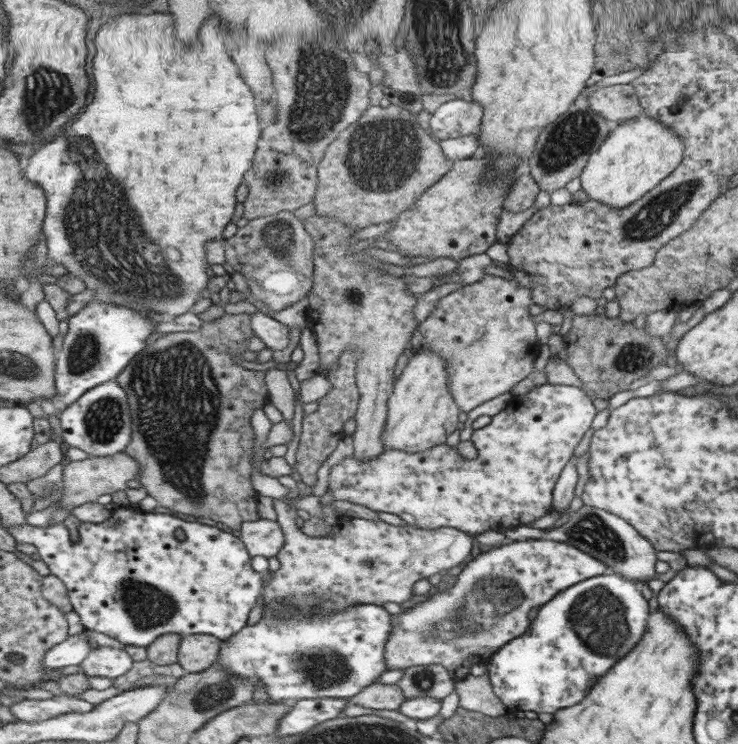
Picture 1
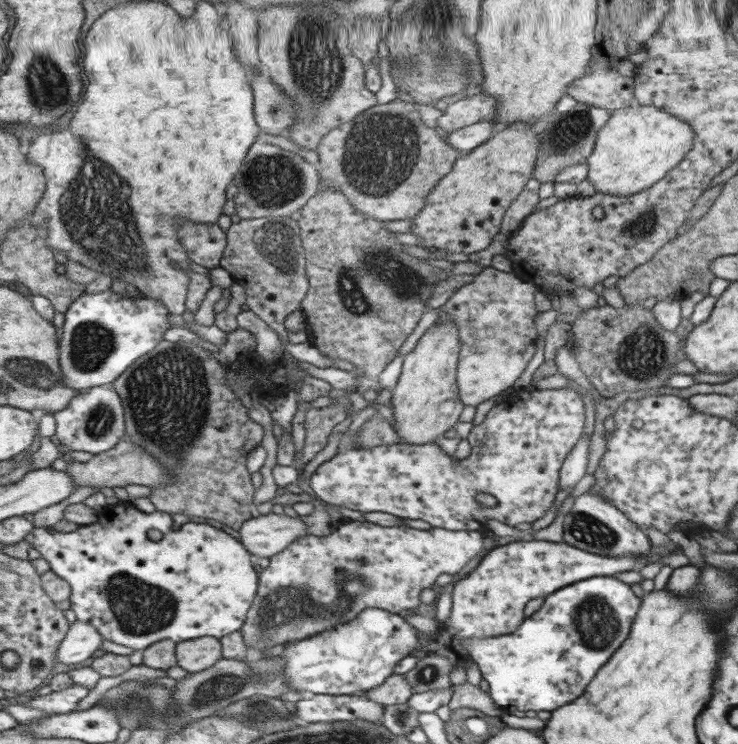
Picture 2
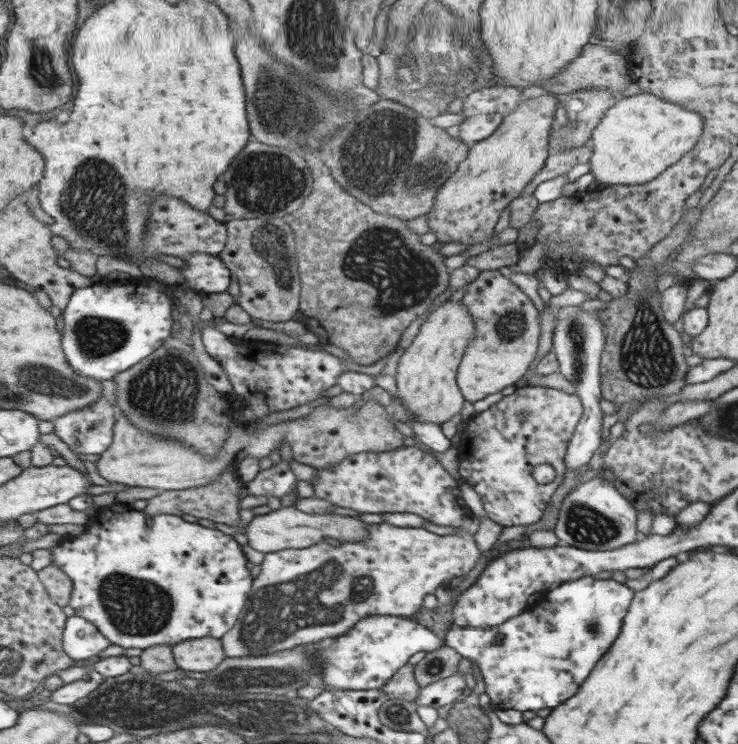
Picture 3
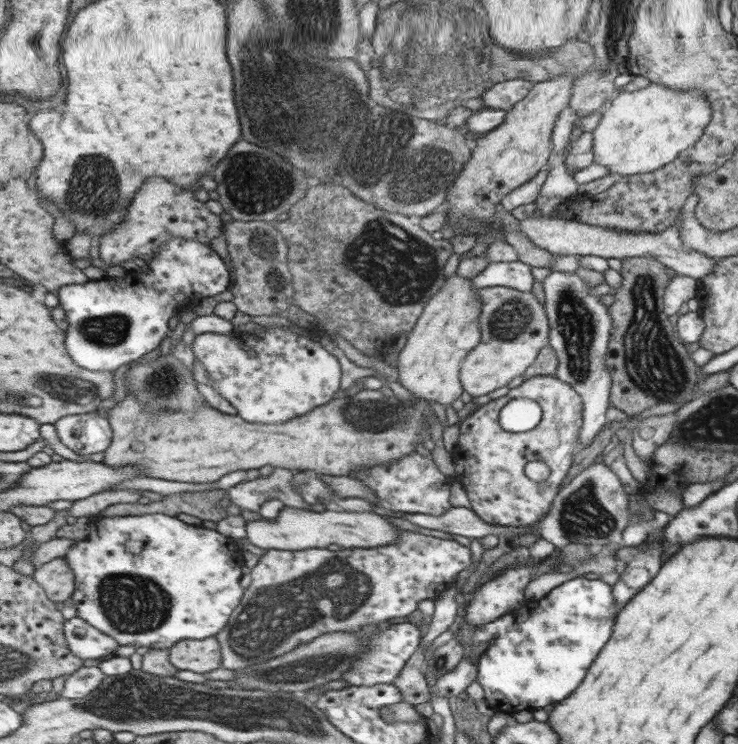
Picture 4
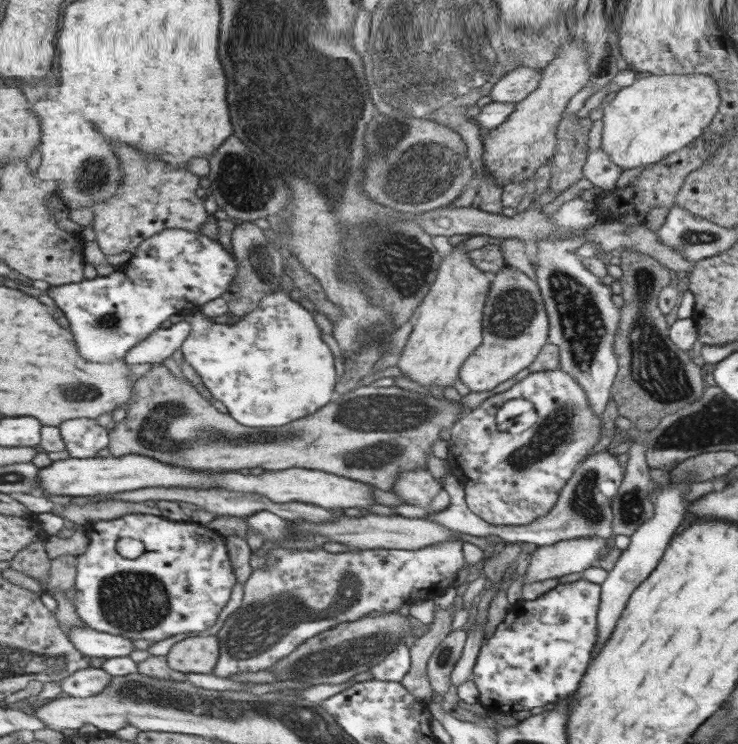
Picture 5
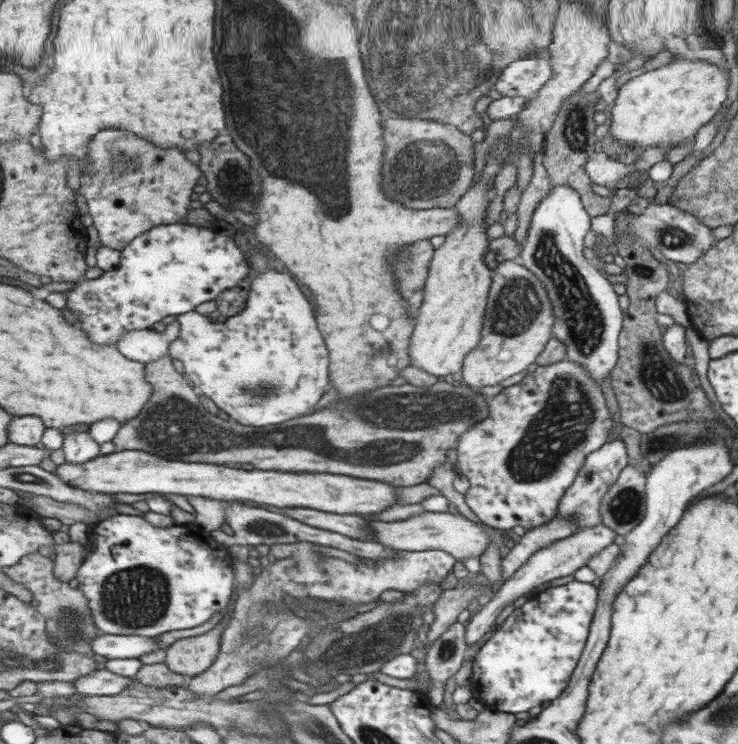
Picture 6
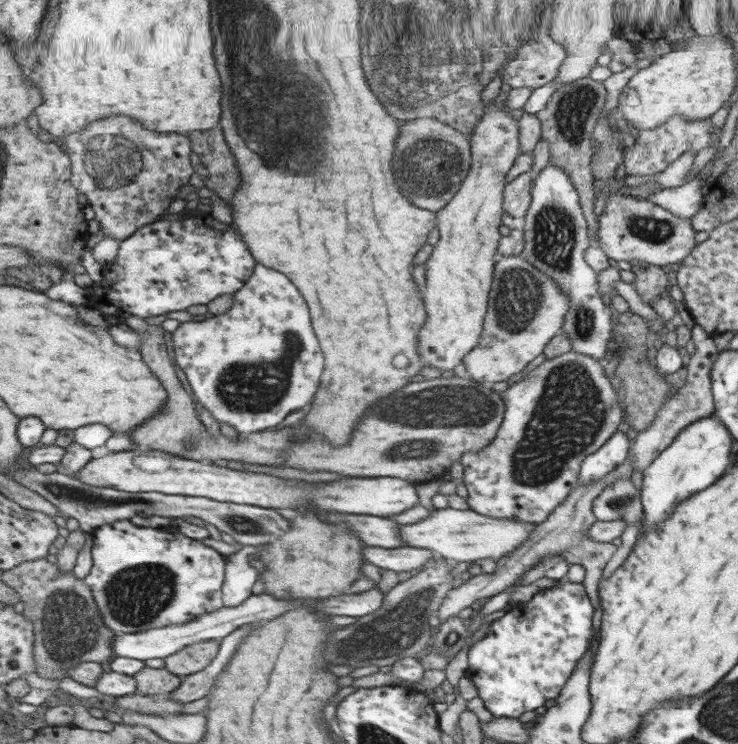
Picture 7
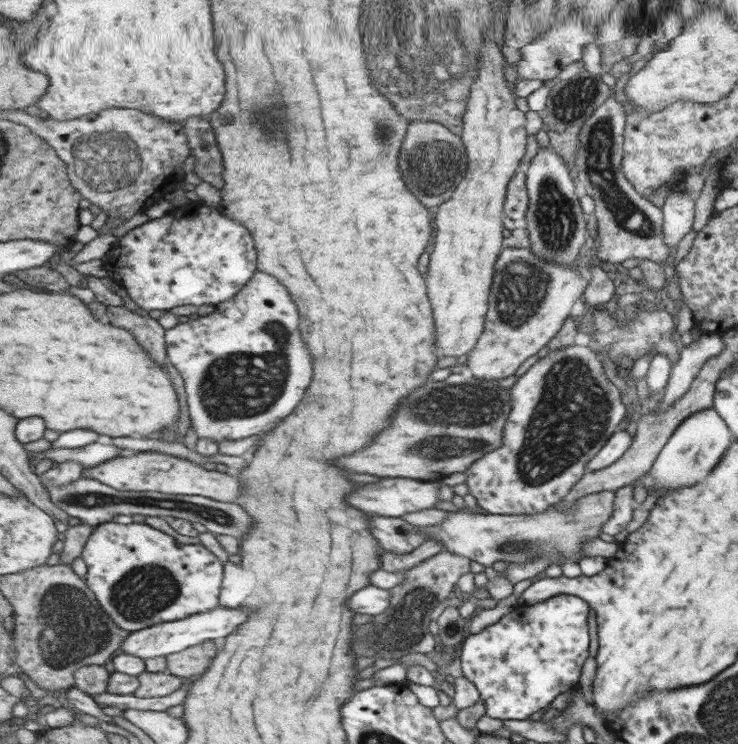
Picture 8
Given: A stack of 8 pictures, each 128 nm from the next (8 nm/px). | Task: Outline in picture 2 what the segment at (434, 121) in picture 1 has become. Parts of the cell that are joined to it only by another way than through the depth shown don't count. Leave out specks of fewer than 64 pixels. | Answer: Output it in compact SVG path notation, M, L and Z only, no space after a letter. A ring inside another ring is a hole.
M484 92L470 97L464 95L464 98L449 104L441 112L441 118L438 118L438 128L448 135L480 119L492 118L496 112L496 106L498 106L496 97L486 95Z

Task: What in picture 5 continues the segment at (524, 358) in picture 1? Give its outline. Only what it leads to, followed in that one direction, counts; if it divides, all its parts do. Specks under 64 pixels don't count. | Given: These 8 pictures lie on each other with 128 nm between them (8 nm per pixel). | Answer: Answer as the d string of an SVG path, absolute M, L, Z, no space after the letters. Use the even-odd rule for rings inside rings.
M504 267L494 275L493 285L489 291L490 304L486 304L486 344L481 344L478 352L470 356L470 364L466 368L461 367L461 380L471 391L482 392L492 390L494 386L506 382L508 378L516 376L520 370L528 369L534 362L540 350L546 344L548 338L549 313L545 308L545 301L542 298L540 286L531 280L518 269Z

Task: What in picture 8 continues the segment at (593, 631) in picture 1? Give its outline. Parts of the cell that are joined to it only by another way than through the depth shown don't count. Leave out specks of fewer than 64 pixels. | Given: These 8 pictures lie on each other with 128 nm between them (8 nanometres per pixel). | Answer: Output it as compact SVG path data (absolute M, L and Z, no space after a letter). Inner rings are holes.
M556 595L534 606L519 604L498 622L465 638L460 654L462 674L476 686L481 700L485 701L485 716L501 721L526 720L530 714L545 709L558 694L578 684L582 664L588 658L588 610L588 602L582 597Z

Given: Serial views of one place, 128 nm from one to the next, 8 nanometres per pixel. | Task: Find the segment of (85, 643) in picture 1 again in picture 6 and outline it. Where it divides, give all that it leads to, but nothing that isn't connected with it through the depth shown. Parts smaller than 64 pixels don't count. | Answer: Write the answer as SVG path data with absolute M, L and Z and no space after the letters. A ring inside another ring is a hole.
M108 635L98 636L93 642L97 654L108 659L142 658L144 654L152 654L164 649L158 637L142 635Z

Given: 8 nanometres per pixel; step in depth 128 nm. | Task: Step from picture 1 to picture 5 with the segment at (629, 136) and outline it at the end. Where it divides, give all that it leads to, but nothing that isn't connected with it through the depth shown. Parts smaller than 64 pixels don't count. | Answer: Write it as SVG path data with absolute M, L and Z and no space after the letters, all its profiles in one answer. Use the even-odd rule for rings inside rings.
M652 74L639 76L628 87L622 87L615 98L606 103L603 110L601 144L602 150L610 155L614 164L625 169L636 168L646 164L654 164L665 159L673 152L684 150L690 142L694 142L704 128L717 116L721 106L721 89L717 80L708 74Z

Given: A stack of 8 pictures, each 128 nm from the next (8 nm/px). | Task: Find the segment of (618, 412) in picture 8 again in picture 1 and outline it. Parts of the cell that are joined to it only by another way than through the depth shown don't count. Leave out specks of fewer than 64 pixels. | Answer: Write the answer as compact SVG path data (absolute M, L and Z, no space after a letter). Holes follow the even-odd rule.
M546 383L539 387L527 391L526 395L513 395L506 407L498 414L492 417L492 421L483 428L473 430L471 440L475 444L478 455L474 459L466 459L458 453L457 447L450 447L445 444L430 448L428 451L418 451L416 453L404 452L401 449L385 449L378 458L370 459L370 461L361 461L357 457L344 458L338 464L332 466L328 474L327 494L333 493L333 501L352 502L352 504L360 504L374 510L376 512L390 512L400 516L406 524L416 526L423 529L439 529L442 527L457 528L462 532L470 535L478 536L486 530L496 530L496 532L504 532L504 529L514 528L525 524L526 522L534 522L542 516L548 514L550 506L552 506L552 490L557 480L561 478L560 472L565 468L564 464L569 464L570 458L574 456L574 448L578 446L580 438L584 436L584 432L590 428L592 420L594 420L596 408L592 406L590 398L576 386L555 385Z

